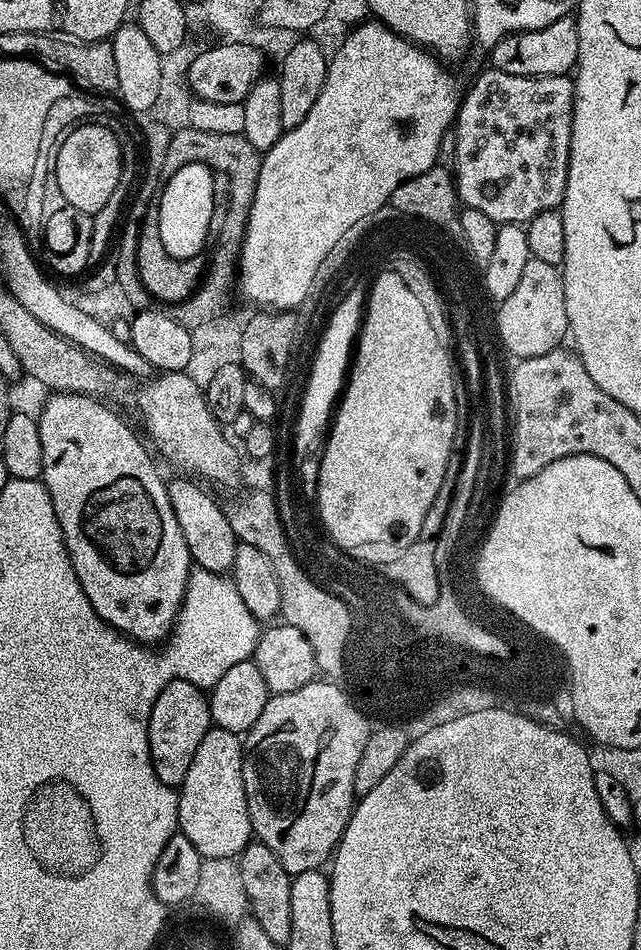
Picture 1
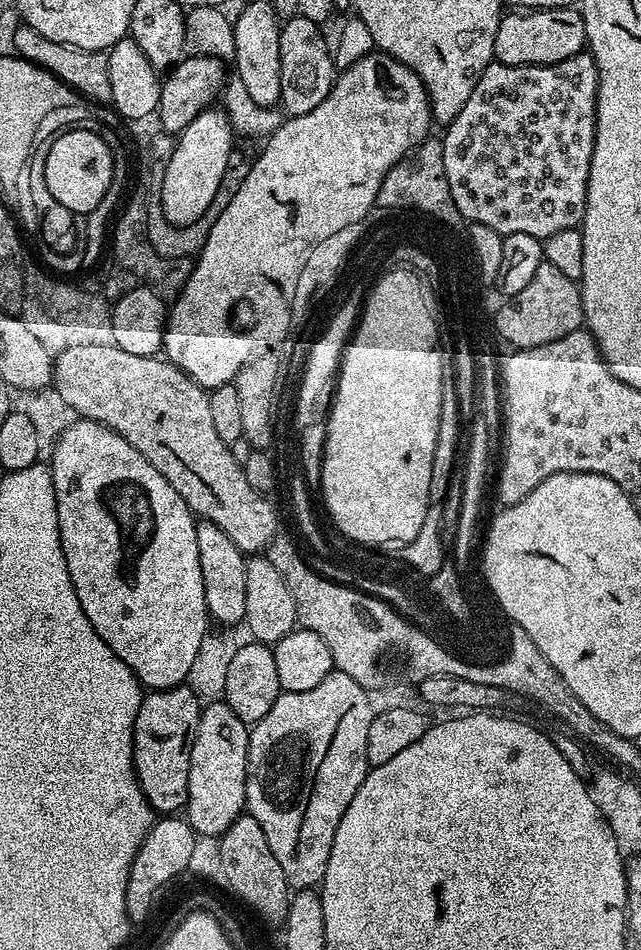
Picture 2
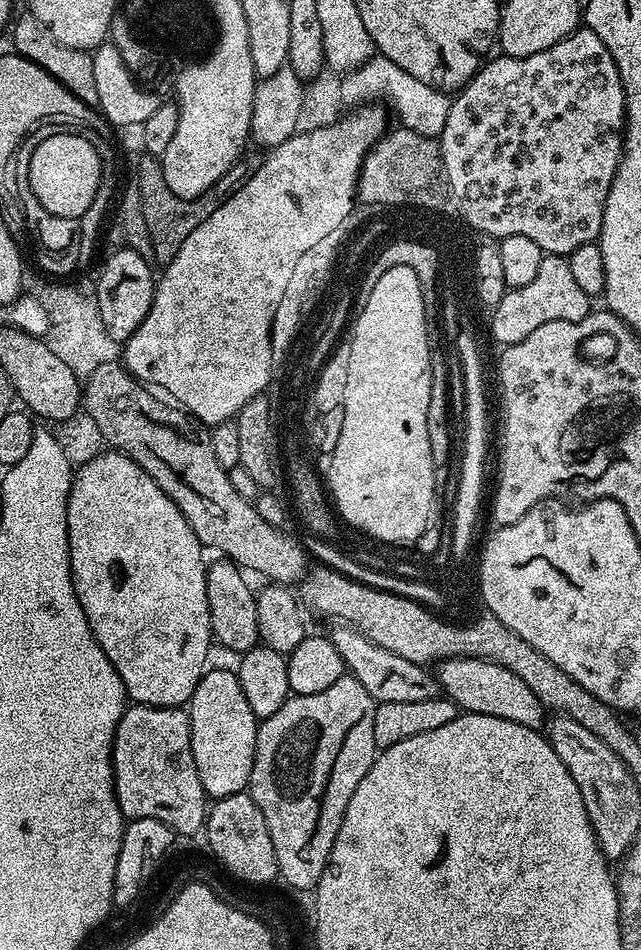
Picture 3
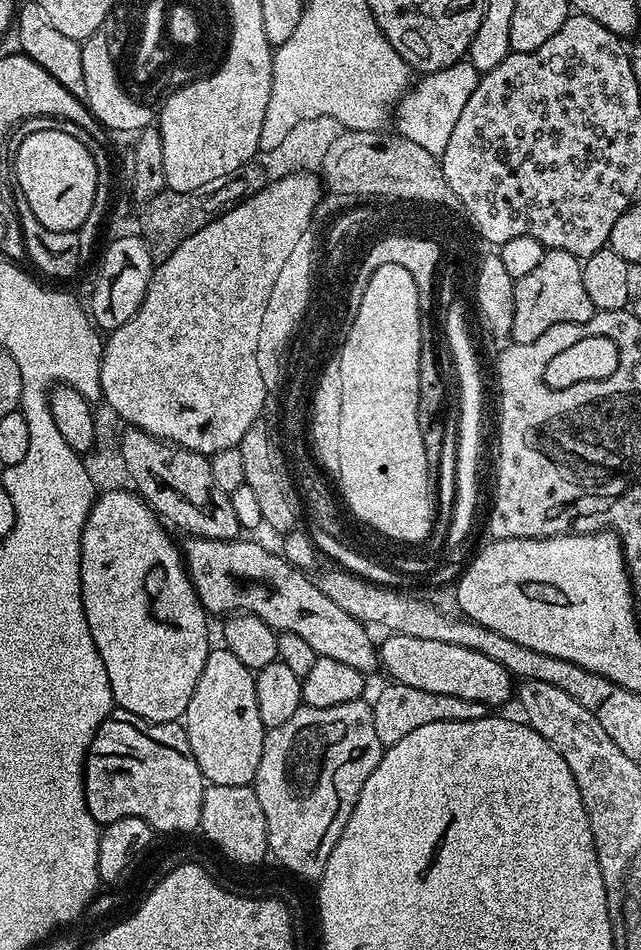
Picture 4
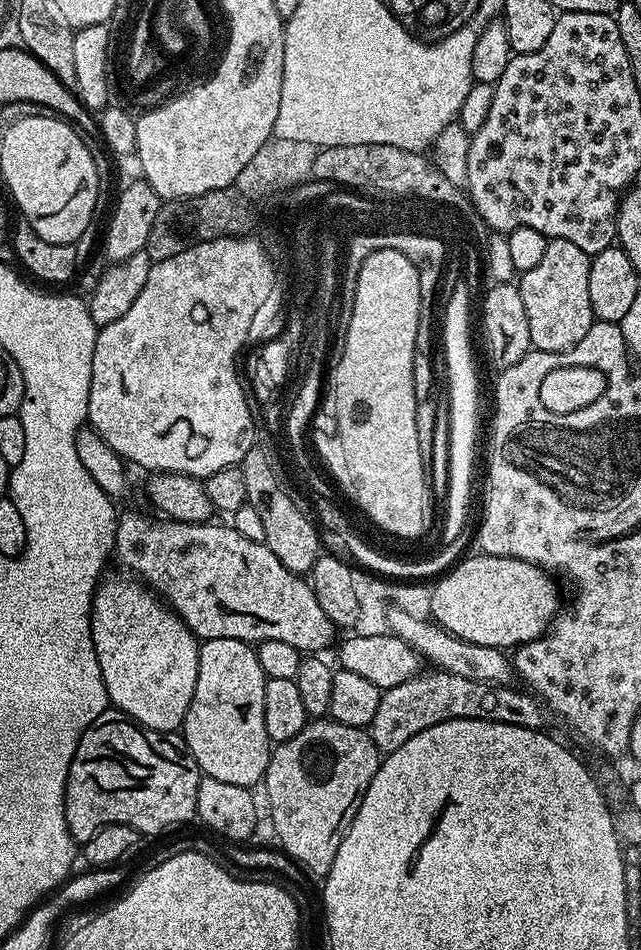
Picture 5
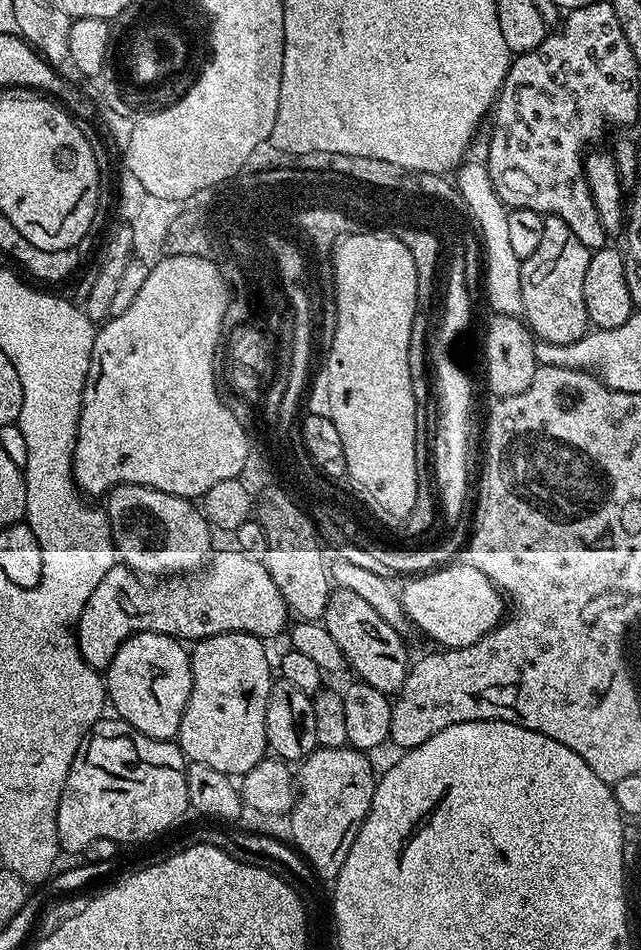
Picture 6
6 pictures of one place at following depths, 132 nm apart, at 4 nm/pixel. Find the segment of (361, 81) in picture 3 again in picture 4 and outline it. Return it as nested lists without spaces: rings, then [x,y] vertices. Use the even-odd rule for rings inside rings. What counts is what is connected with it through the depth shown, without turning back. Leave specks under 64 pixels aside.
[[[467,58],[458,61],[454,66],[446,66],[437,72],[421,75],[420,81],[417,84],[415,81],[395,105],[395,131],[410,138],[410,142],[422,146],[422,150],[430,150],[430,154],[439,158],[446,150],[446,142],[450,142],[450,133],[454,130],[470,94],[474,94],[474,86],[478,86],[481,75]]]

